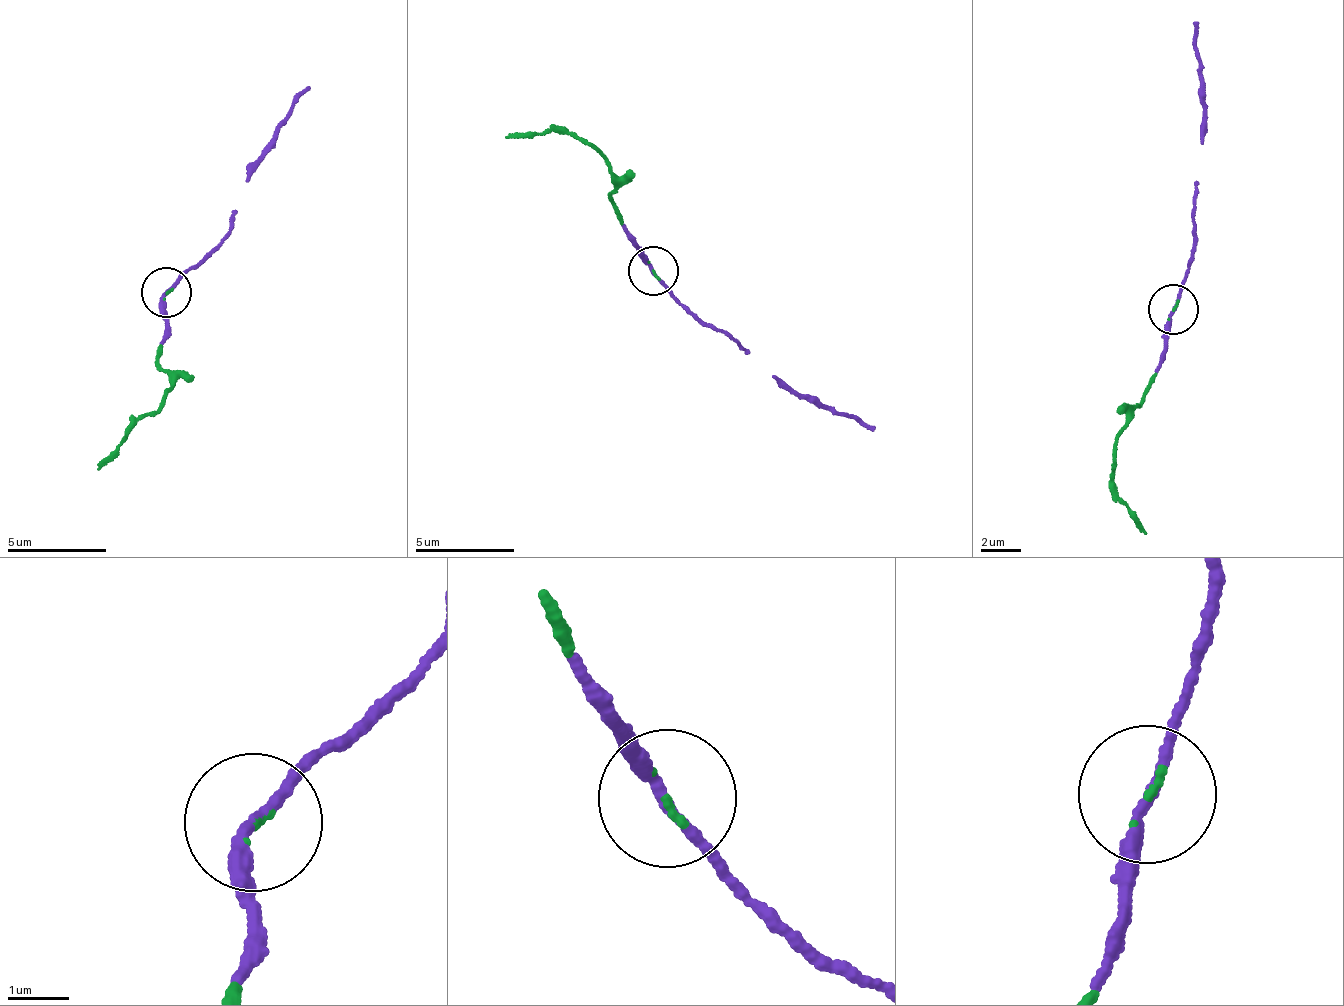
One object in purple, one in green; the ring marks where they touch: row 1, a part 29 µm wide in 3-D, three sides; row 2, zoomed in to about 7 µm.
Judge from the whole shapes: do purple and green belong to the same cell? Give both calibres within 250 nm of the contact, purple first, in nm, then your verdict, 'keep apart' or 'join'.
calibres 170 and 60 nm; join

